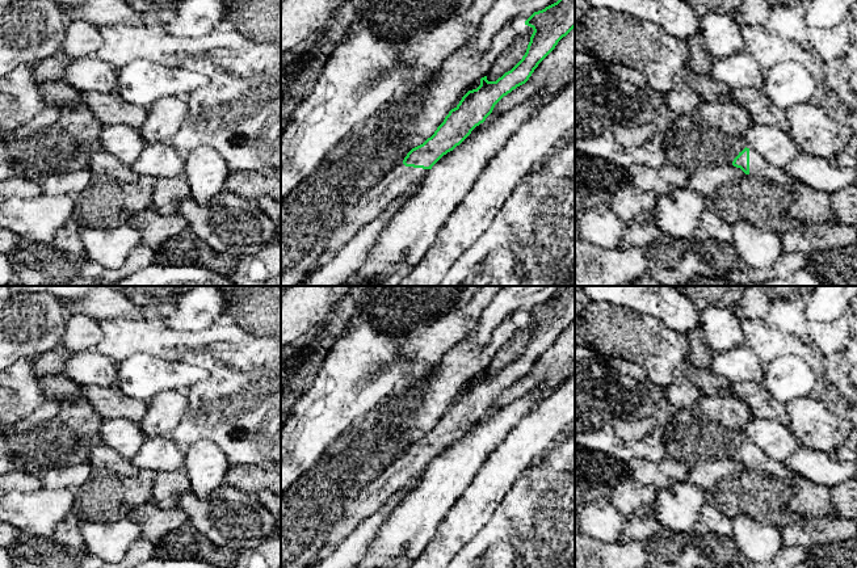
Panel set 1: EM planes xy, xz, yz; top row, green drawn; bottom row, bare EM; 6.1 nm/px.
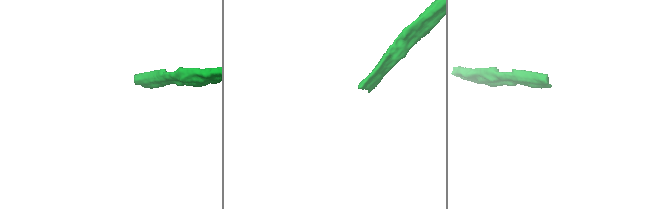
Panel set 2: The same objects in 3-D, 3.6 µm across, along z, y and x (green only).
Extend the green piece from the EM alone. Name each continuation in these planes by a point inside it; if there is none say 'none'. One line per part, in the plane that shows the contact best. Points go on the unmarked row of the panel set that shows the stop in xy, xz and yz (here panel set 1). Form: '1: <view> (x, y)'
1: xz (400, 474)

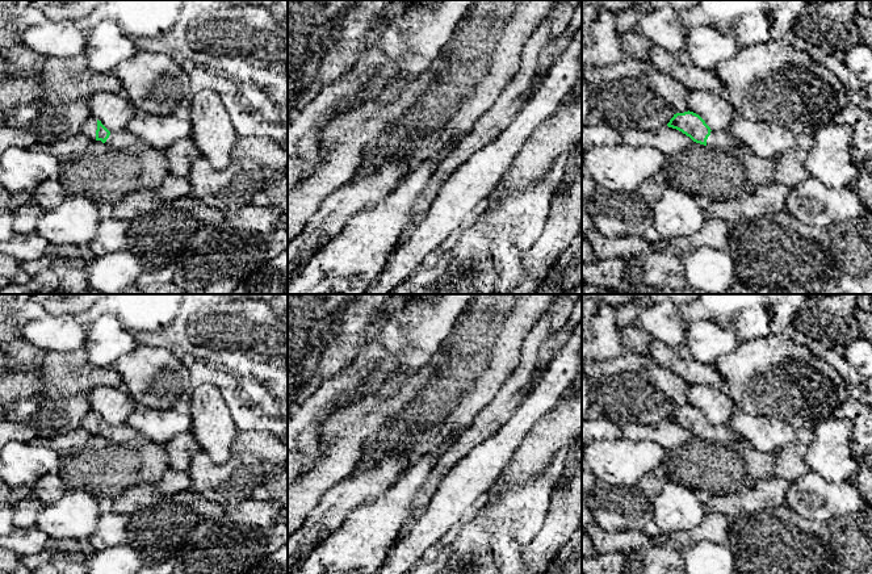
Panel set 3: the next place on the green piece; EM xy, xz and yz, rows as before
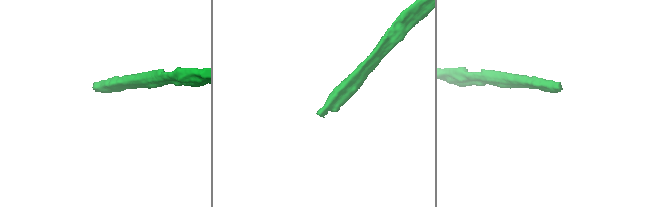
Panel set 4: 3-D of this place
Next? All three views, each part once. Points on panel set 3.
1: xy (89, 420)

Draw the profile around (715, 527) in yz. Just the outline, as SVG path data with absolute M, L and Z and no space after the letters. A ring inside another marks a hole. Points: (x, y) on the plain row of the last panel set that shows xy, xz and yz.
M709 510L703 521L689 531L693 540L704 540L716 544L729 541L730 520L721 512Z

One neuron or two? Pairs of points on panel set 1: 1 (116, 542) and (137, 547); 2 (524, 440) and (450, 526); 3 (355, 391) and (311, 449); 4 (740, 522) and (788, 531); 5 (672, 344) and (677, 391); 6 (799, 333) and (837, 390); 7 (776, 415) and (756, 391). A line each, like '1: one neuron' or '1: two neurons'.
1: two neurons
2: one neuron
3: one neuron
4: two neurons
5: two neurons
6: one neuron
7: one neuron

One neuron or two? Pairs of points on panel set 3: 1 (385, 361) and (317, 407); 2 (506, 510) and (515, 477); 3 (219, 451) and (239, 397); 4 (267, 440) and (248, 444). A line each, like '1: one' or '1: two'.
1: one
2: two
3: two
4: one

